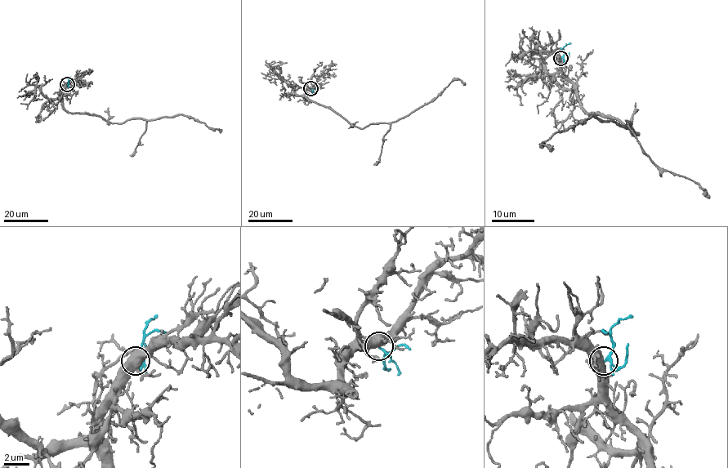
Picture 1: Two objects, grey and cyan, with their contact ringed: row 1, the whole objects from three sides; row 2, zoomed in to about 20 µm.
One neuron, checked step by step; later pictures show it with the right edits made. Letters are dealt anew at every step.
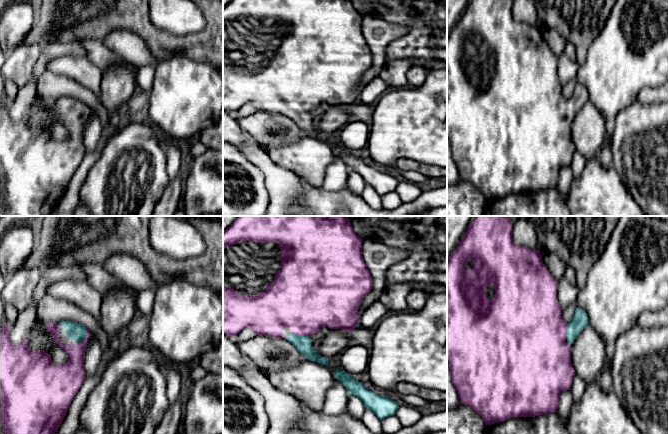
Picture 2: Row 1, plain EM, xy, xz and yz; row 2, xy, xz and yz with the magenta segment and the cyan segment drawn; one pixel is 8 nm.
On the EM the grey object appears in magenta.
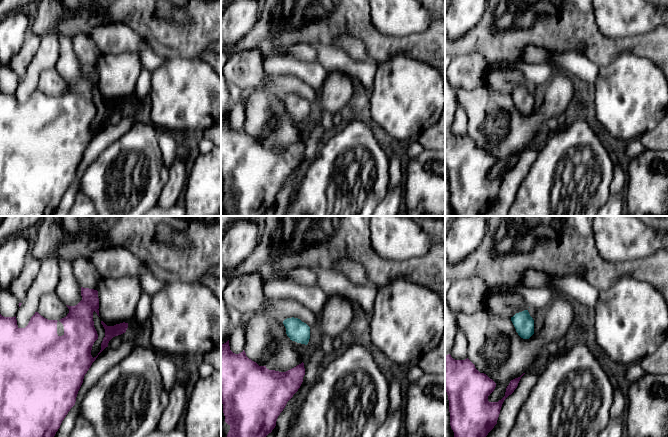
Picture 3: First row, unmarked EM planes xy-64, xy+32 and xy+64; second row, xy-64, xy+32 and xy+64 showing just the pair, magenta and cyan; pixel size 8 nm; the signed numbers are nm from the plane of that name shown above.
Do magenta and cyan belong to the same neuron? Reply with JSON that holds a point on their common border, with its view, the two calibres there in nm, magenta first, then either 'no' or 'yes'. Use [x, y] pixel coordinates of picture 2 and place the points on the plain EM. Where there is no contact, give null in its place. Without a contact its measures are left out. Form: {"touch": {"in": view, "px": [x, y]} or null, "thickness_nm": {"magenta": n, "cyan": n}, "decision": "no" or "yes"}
{"touch": {"in": "xz", "px": [301, 111]}, "thickness_nm": {"magenta": 460, "cyan": 140}, "decision": "yes"}

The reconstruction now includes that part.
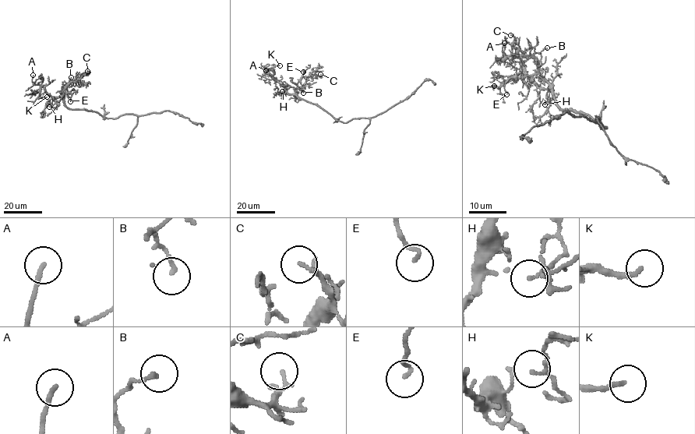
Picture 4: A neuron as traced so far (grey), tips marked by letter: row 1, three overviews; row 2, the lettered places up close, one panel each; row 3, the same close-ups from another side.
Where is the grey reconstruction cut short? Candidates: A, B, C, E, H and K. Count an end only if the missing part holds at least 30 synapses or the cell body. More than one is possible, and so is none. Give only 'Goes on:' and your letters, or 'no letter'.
Goes on: A

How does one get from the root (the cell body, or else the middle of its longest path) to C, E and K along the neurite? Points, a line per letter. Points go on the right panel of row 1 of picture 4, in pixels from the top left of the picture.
C: (602, 127), (587, 114), (563, 111), (538, 65), (528, 56), (513, 54), (515, 40), (510, 35)
E: (602, 127), (587, 114), (563, 111), (554, 100), (552, 87), (538, 74), (511, 77), (504, 86), (506, 94)
K: (602, 127), (587, 114), (563, 111), (553, 90), (541, 88), (530, 79), (523, 65), (501, 86), (494, 86)

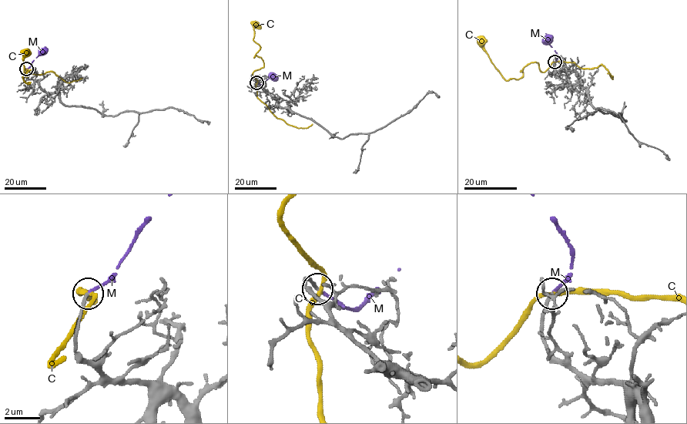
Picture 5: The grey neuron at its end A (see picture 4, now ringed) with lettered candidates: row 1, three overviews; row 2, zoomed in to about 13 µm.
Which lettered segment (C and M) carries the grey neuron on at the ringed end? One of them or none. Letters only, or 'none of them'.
M

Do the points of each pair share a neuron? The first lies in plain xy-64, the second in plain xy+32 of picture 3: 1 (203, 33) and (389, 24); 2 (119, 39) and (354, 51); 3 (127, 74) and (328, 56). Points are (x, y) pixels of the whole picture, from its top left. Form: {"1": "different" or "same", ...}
{"1": "different", "2": "same", "3": "different"}

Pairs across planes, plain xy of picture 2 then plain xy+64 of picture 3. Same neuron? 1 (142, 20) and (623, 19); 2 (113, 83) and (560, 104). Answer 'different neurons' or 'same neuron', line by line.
1: different neurons
2: same neuron

